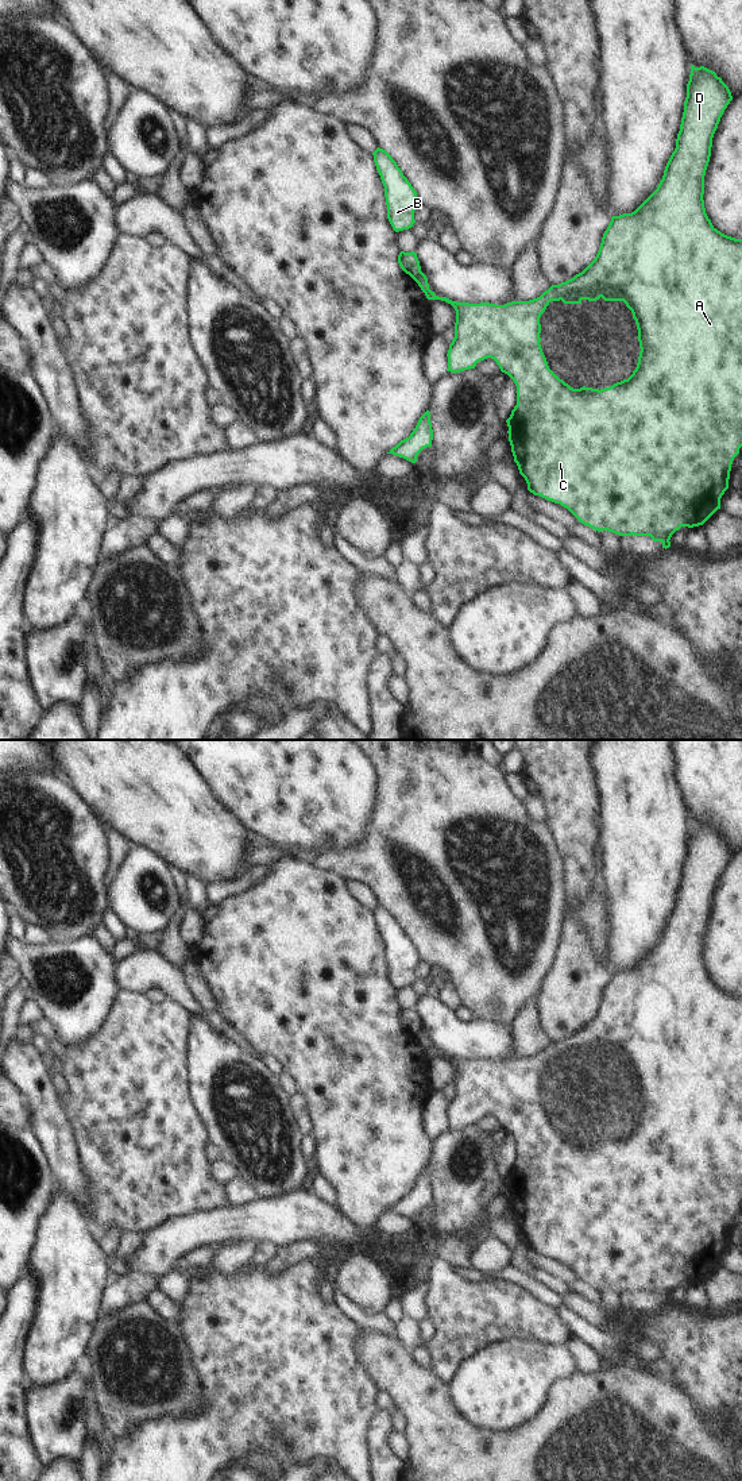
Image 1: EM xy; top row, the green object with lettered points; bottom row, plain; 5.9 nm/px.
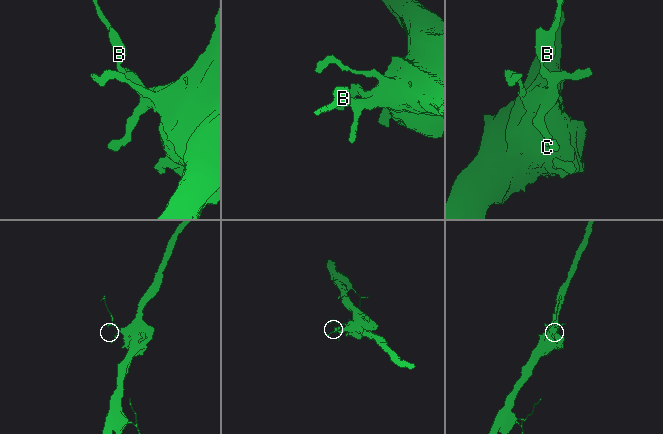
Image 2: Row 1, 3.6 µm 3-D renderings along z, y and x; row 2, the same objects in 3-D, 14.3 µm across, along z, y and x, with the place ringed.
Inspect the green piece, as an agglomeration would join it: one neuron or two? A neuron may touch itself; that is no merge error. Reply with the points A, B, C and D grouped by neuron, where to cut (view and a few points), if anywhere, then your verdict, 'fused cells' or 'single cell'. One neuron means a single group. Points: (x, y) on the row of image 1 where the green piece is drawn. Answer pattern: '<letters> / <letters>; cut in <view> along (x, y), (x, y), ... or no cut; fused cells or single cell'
A C D / B; cut in xy along (420, 270), (414, 280); fused cells

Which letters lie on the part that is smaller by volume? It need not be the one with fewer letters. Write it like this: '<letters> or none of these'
B

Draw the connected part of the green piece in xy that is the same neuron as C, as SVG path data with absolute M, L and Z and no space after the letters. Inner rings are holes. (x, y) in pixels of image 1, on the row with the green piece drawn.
M691 65L676 149L665 166L662 180L657 189L634 212L611 217L595 259L573 278L559 285L552 285L537 298L529 301L511 301L505 305L452 301L447 297L436 296L434 292L429 289L428 278L422 271L420 271L414 279L428 300L445 301L456 311L455 338L447 354L447 371L460 373L475 369L478 362L491 358L496 362L501 371L514 381L517 386L517 405L506 423L509 427L507 433L514 462L518 466L519 474L527 483L527 490L534 495L560 504L567 508L579 522L598 532L608 531L619 536L650 536L653 541L661 541L665 549L670 547L669 540L672 535L681 527L693 528L703 525L718 509L720 509L720 498L729 489L733 460L742 447L742 239L735 239L718 231L706 213L703 200L704 176L711 157L712 138L731 100L733 96L729 86L715 72L704 66L695 68ZM600 297L604 301L623 301L631 311L637 324L641 348L638 363L627 379L617 382L610 387L600 390L586 386L573 389L560 379L548 366L540 344L540 317L550 301L561 300L564 304L581 304L583 300L596 301Z

